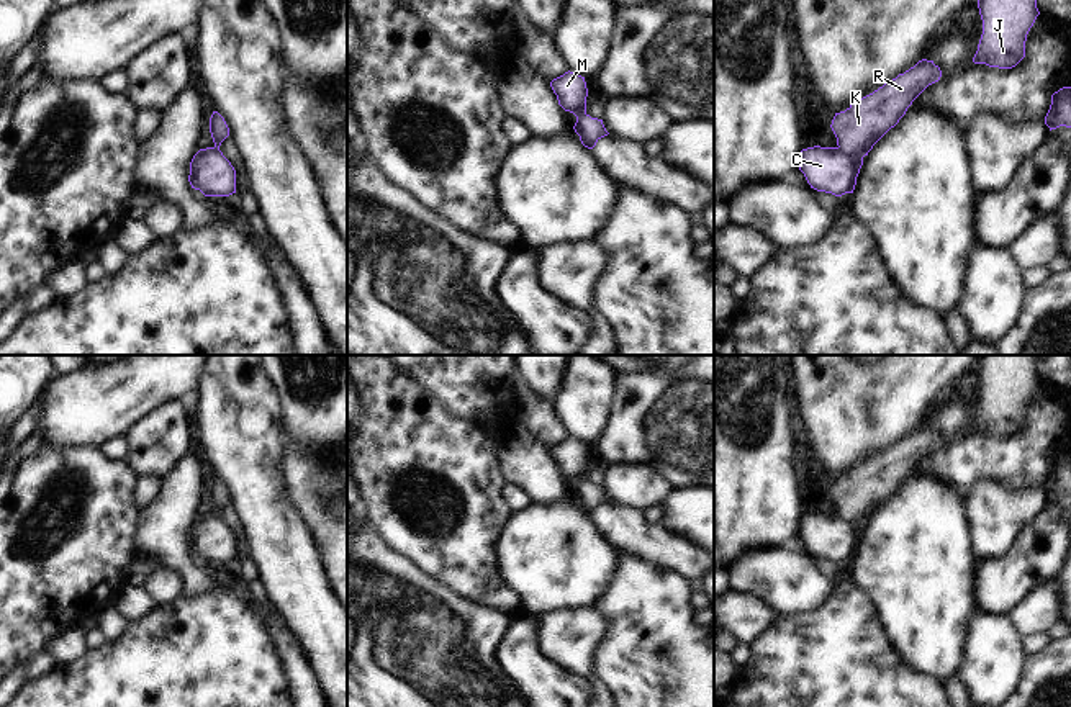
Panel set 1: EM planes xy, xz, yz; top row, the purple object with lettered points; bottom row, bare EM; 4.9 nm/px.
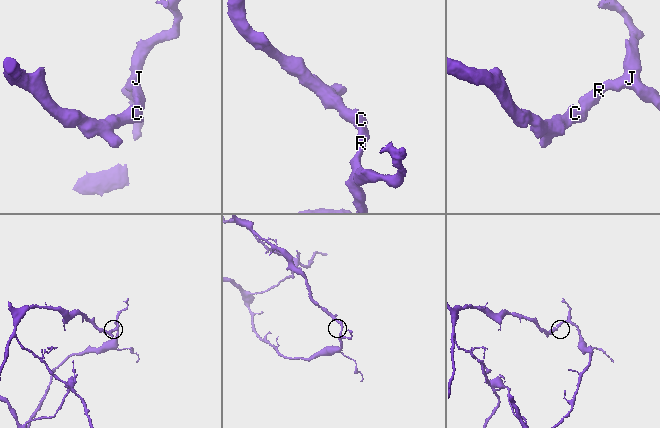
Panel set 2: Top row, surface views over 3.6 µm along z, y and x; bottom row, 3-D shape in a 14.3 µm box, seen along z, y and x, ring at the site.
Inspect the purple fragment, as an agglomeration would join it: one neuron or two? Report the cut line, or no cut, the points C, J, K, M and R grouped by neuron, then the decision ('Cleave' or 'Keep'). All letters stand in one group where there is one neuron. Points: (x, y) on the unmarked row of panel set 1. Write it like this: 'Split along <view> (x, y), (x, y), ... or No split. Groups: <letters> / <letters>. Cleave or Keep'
Split along yz (837, 514), (862, 526). Groups: C M / J K R. Cleave

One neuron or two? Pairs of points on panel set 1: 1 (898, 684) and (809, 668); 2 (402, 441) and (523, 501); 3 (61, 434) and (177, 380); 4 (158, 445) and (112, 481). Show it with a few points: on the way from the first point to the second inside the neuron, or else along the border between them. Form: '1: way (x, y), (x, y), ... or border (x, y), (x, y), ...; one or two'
1: way (876, 684), (831, 684); one
2: border (503, 485), (501, 496), (510, 513); two
3: way (90, 406), (141, 380), (148, 380); one
4: border (123, 460), (138, 480); two

